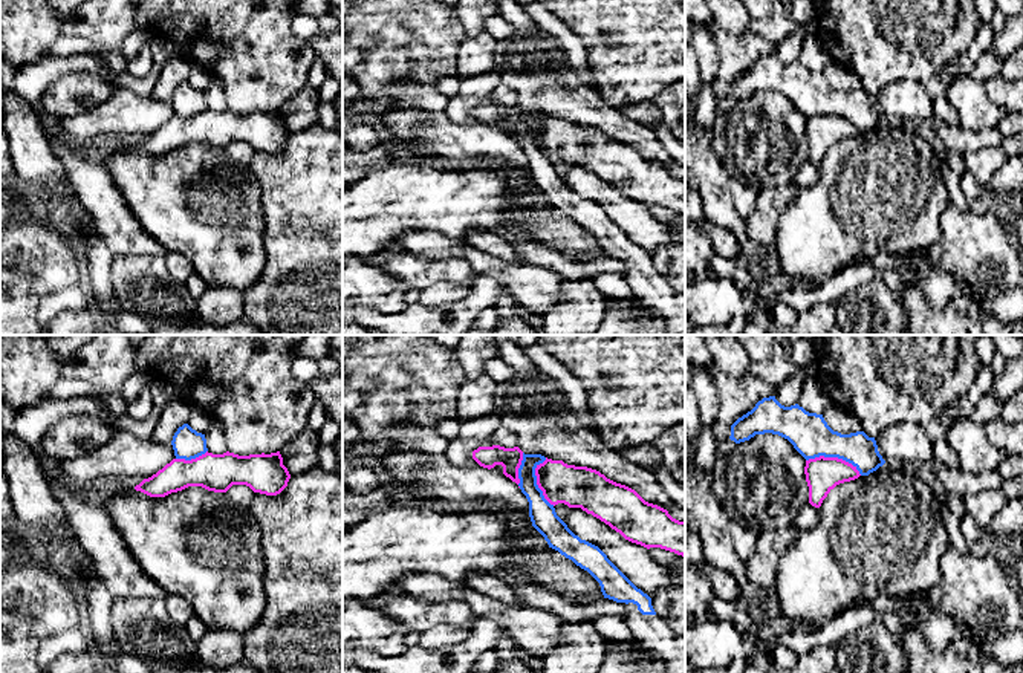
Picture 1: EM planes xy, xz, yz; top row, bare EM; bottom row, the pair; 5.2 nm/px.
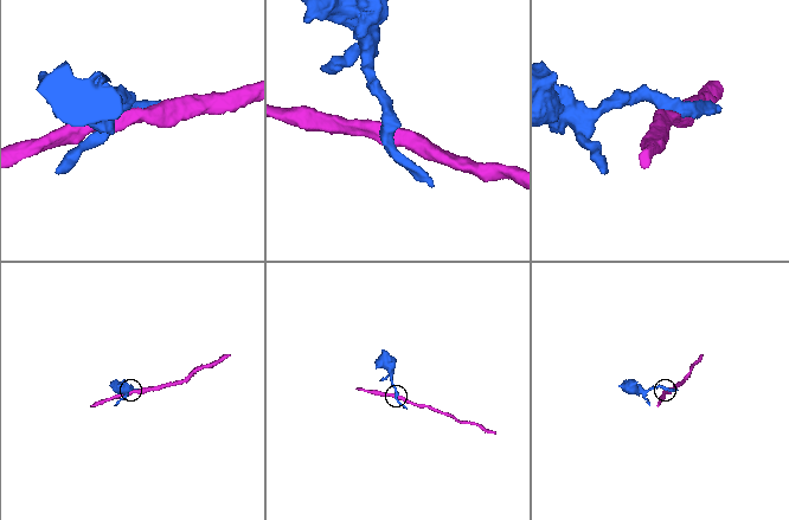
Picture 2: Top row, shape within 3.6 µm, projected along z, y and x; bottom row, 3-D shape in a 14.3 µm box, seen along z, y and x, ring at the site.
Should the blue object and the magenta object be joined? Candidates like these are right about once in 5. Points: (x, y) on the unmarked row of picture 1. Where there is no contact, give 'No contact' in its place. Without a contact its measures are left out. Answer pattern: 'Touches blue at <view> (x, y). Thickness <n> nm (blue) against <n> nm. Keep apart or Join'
Touches blue at yz (834, 113). Thickness 220 nm (blue) against 180 nm. Keep apart

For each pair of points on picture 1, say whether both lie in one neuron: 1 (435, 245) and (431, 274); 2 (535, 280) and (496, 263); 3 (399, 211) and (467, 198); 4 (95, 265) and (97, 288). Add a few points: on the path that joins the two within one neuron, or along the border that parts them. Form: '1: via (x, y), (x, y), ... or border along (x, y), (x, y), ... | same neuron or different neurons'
1: border along (404, 250), (431, 259), (464, 259), (468, 265) | different neurons
2: via (526, 280), (505, 268) | same neuron
3: via (416, 198), (450, 198) | same neuron
4: via (97, 271), (97, 282) | same neuron

